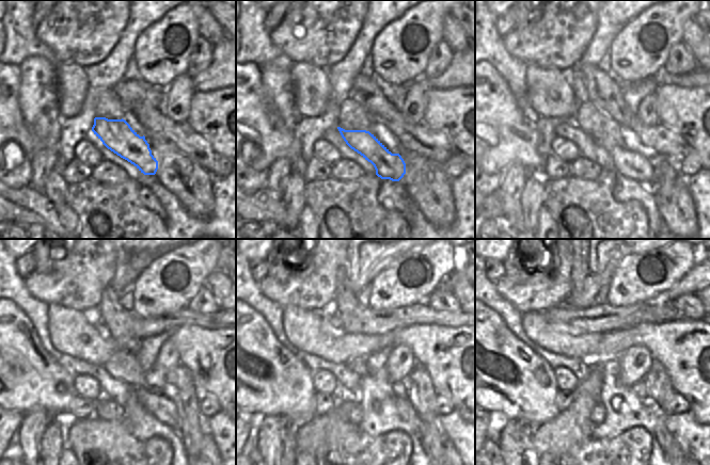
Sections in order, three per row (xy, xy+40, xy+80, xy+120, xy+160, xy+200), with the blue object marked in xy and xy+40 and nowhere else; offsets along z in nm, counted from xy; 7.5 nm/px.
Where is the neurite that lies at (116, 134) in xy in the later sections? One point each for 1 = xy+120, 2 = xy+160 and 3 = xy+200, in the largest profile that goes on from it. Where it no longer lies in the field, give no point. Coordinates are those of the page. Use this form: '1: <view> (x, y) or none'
1: xy+120 (161, 407)
2: xy+160 (405, 409)
3: xy+200 (665, 439)

